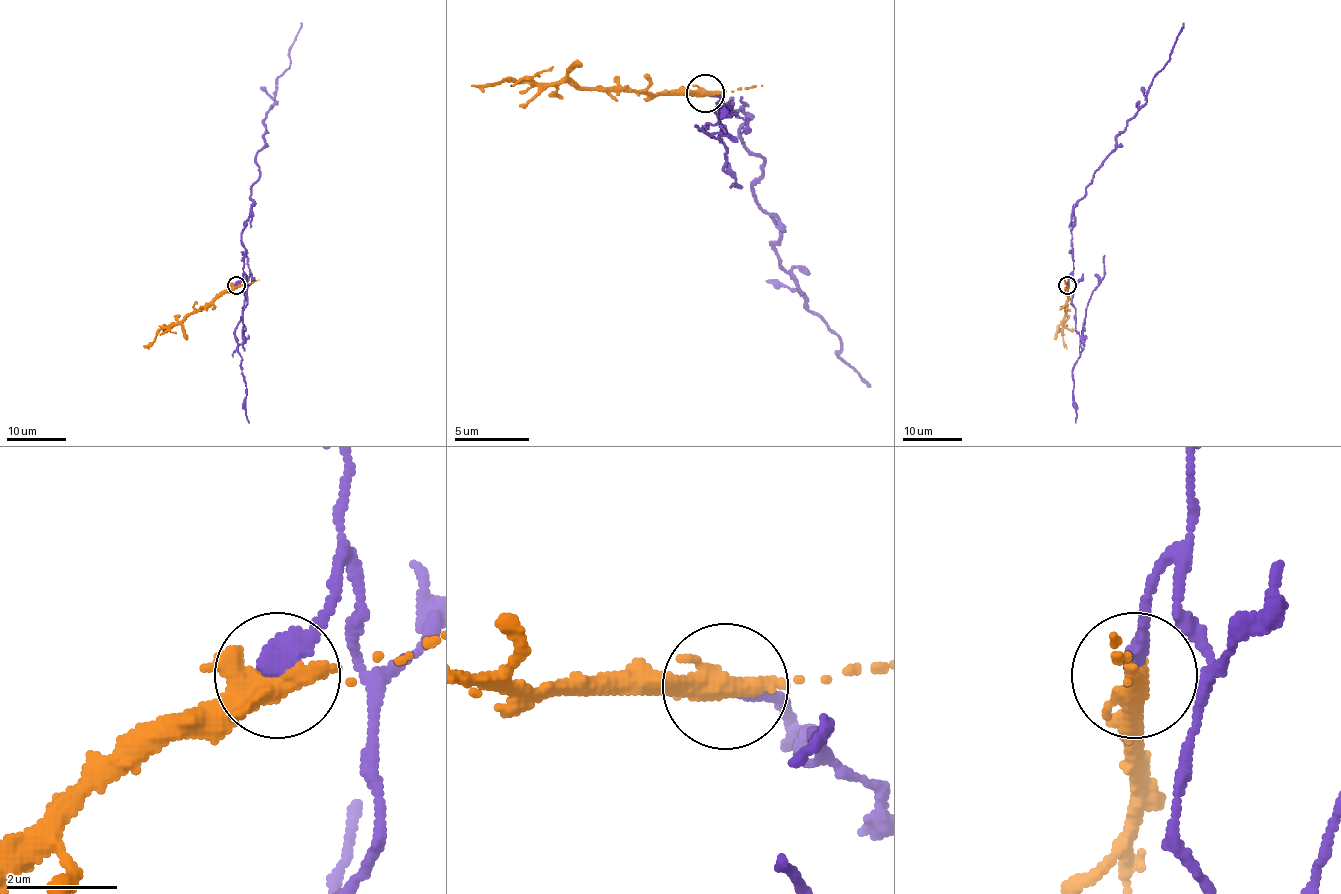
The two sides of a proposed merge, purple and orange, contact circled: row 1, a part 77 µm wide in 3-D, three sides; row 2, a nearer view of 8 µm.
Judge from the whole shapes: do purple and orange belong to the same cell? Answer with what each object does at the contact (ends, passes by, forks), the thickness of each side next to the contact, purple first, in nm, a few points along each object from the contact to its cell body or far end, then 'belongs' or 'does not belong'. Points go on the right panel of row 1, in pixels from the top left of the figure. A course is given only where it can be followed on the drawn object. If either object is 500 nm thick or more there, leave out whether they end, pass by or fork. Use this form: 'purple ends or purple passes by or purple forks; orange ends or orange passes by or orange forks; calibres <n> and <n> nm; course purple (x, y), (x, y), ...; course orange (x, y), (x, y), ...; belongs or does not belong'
purple ends; orange forks; calibres 400 and 320 nm; course purple (1067, 286), (1073, 269), (1073, 205), (1115, 147), (1115, 138), (1146, 101), (1146, 91), (1166, 64), (1184, 22); course orange (1067, 286), (1063, 323), (1064, 345); does not belong

